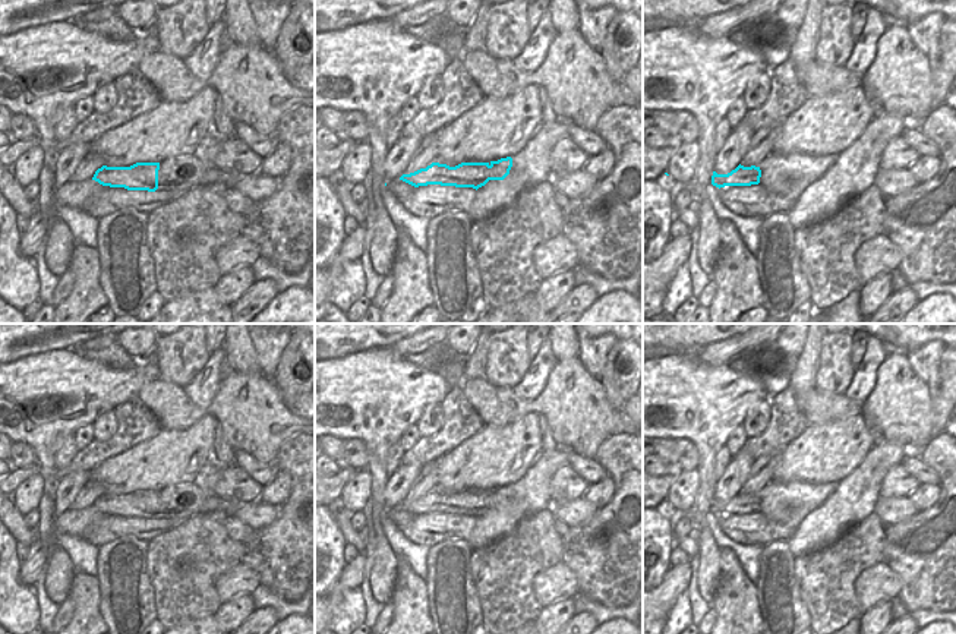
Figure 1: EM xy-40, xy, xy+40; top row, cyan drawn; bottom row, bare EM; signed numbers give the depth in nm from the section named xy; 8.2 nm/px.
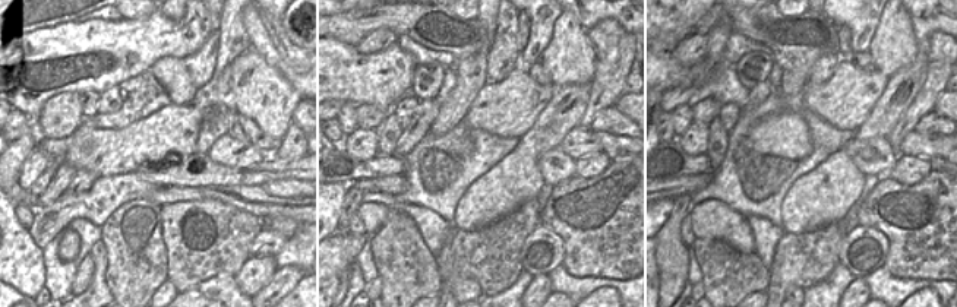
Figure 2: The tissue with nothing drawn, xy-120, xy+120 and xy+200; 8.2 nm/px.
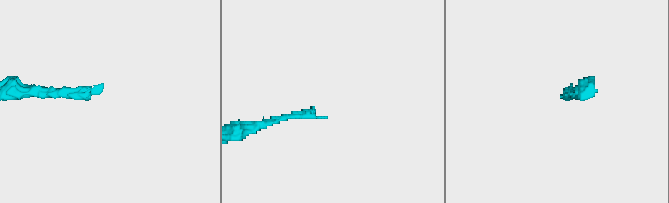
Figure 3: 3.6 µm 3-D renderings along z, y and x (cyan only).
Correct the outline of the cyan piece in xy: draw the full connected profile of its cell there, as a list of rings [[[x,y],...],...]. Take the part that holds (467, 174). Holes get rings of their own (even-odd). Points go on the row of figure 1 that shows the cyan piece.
[[[501,158],[490,163],[461,163],[455,167],[432,163],[410,174],[403,174],[400,180],[419,187],[427,184],[473,187],[479,189],[489,180],[504,180],[512,167],[512,158]]]

